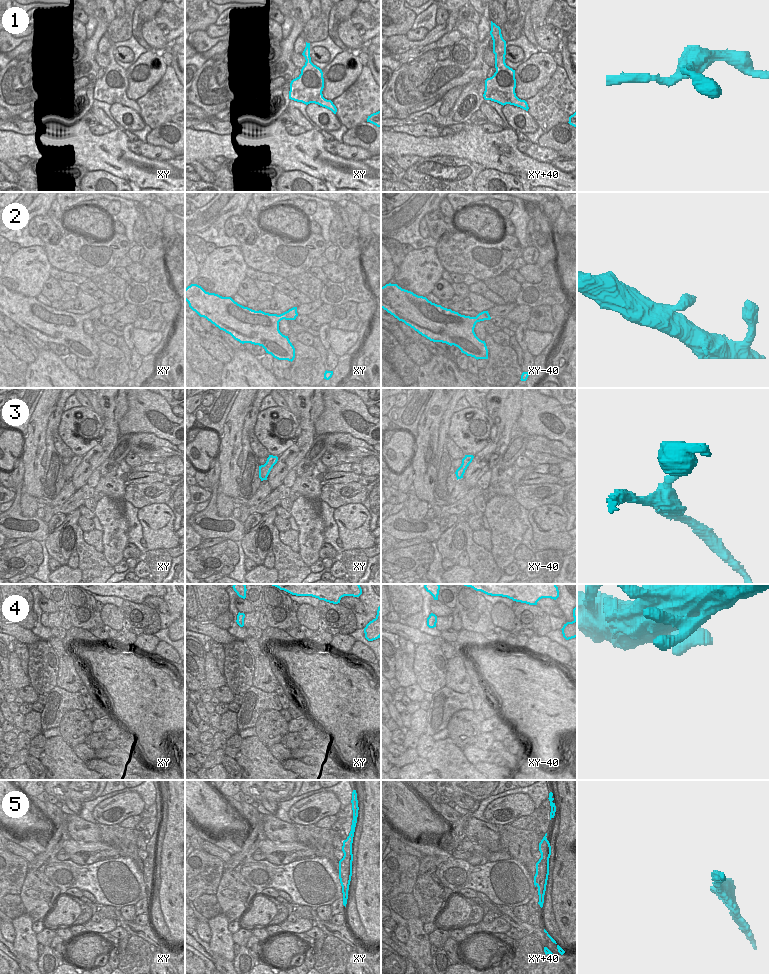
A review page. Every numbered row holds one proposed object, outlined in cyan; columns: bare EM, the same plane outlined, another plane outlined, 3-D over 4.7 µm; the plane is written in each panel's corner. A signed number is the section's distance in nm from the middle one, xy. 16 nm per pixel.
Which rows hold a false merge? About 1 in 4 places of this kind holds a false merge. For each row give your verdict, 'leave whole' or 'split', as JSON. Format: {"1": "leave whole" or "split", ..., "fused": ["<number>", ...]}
{"1": "leave whole", "2": "leave whole", "3": "leave whole", "4": "leave whole", "5": "leave whole", "fused": []}

